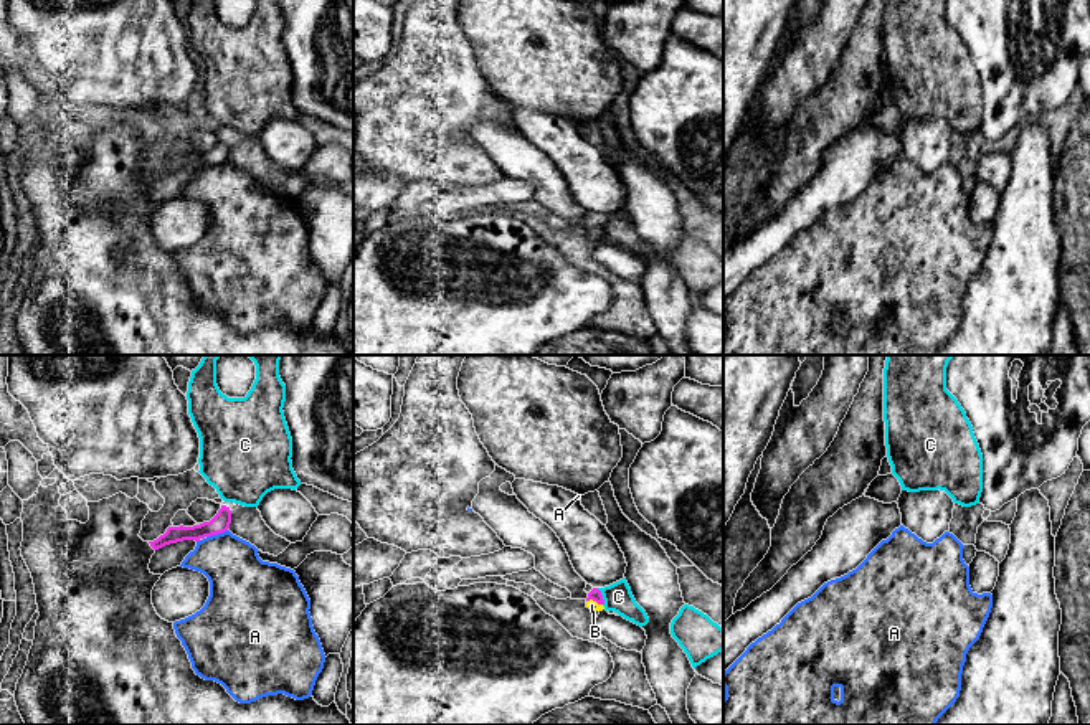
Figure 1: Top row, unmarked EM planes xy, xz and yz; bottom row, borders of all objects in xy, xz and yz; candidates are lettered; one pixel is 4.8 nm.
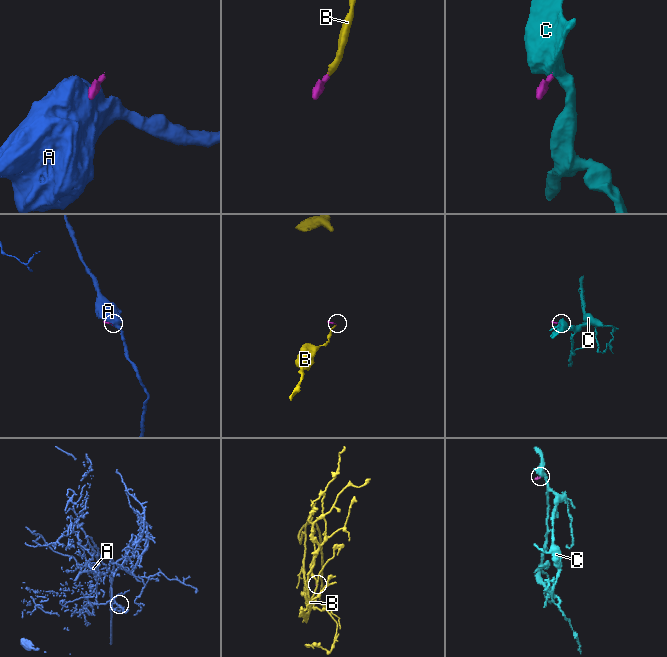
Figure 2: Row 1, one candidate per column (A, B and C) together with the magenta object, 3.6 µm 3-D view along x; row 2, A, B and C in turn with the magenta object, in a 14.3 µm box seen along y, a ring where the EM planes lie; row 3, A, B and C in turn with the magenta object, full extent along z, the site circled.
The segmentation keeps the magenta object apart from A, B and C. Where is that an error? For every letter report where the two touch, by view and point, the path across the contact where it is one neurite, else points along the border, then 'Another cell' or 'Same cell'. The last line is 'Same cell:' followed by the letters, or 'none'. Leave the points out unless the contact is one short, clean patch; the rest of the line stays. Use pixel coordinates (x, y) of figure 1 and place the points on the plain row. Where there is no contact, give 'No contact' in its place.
A: Touches magenta at xy (217, 164). Another cell
B: Touches magenta at xz (595, 230). Path across: xz (595, 223), (595, 230), (592, 235). Same cell
C: Touches magenta at xz (601, 227). Boundary: xz (597, 218), (603, 235). Another cell
Same cell: B

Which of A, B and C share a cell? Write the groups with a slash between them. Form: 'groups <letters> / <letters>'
groups A / B / C

